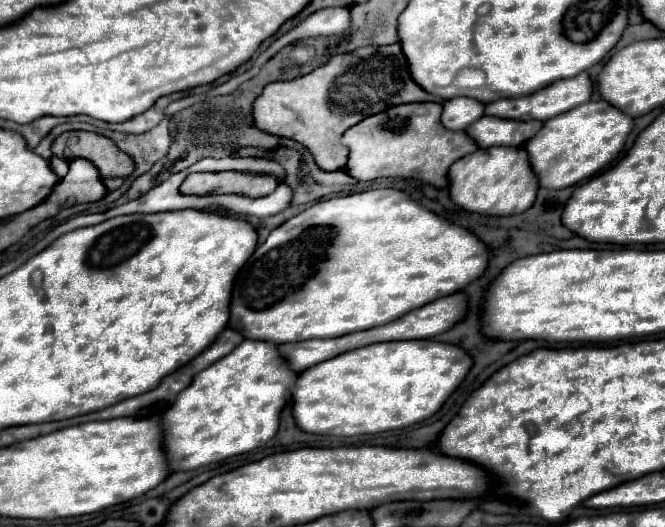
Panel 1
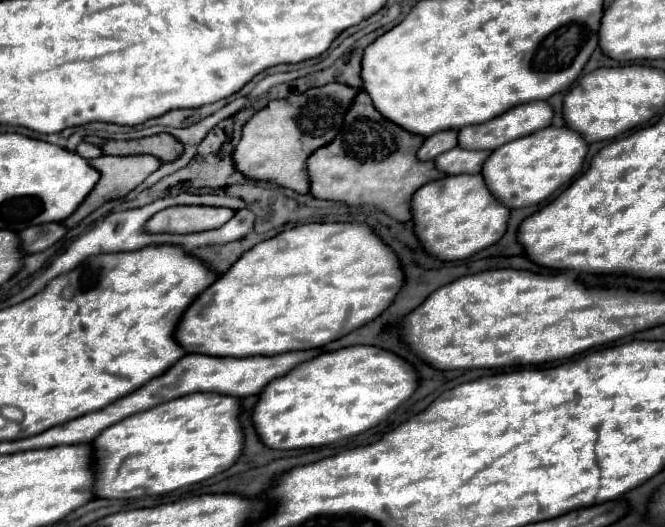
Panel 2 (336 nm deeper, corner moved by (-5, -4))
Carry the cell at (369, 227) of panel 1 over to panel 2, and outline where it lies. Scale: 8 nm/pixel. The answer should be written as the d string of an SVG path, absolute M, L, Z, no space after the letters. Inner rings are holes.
M308 223L248 249L182 313L174 337L186 353L212 357L280 355L324 347L376 319L404 283L398 257L378 235L358 223Z

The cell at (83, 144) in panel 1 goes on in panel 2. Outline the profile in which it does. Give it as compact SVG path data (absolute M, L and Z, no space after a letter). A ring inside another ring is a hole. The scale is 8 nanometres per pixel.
M160 133L160 135L152 135L144 139L108 141L102 145L102 151L106 155L154 155L154 157L158 155L158 159L168 163L182 155L184 145L168 133Z

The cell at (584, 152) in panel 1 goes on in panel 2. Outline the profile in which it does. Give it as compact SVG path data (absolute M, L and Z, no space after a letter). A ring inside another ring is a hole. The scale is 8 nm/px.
M546 127L494 149L482 165L484 183L502 205L508 205L508 209L538 205L572 181L582 169L586 151L588 145L580 133L570 133L568 127Z

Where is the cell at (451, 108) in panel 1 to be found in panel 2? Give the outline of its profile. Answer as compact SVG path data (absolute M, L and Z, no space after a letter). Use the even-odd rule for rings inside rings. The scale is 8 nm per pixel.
M440 131L430 135L422 147L418 149L418 159L420 161L432 161L436 159L440 153L450 151L456 147L456 131Z

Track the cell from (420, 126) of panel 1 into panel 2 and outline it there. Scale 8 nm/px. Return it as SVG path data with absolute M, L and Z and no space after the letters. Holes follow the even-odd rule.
M360 91L344 117L344 127L338 137L330 145L316 149L306 161L310 195L326 201L342 201L350 207L374 205L394 221L406 223L412 219L410 199L414 191L444 177L432 161L422 163L416 159L416 151L422 141L424 137L412 135L382 117L374 109L370 97Z

